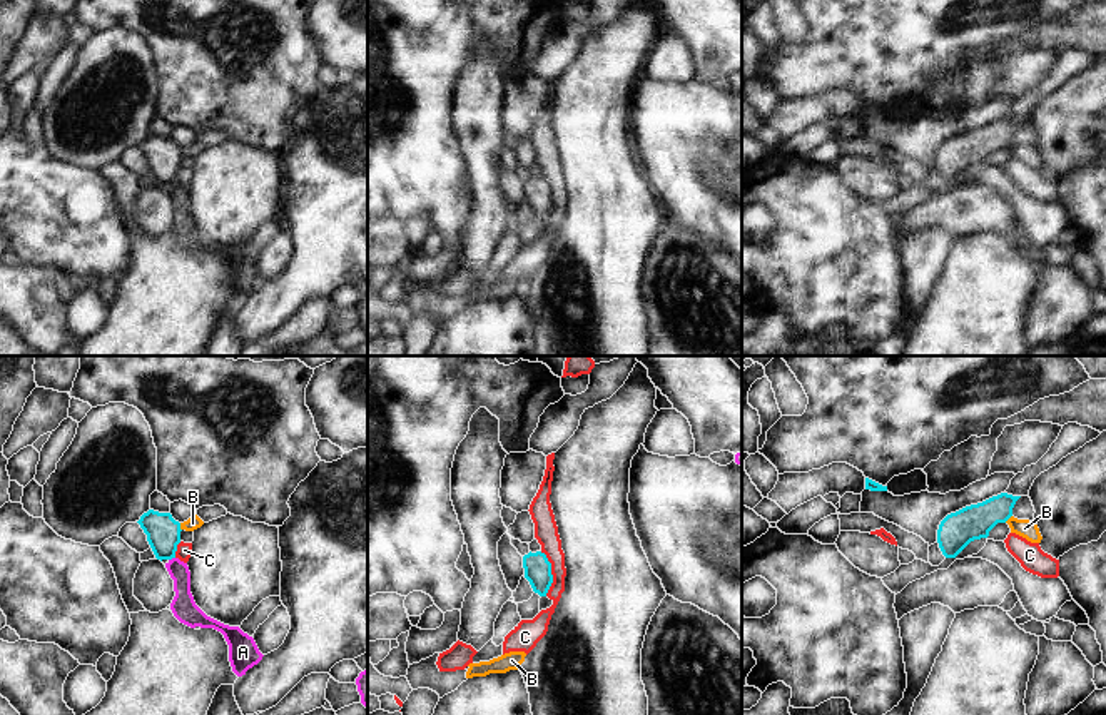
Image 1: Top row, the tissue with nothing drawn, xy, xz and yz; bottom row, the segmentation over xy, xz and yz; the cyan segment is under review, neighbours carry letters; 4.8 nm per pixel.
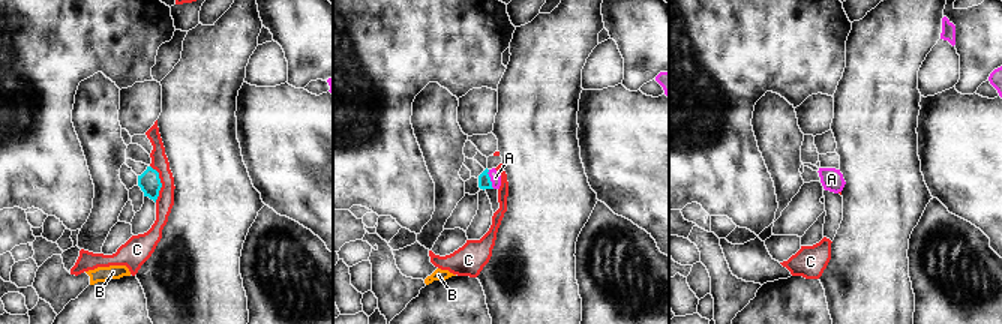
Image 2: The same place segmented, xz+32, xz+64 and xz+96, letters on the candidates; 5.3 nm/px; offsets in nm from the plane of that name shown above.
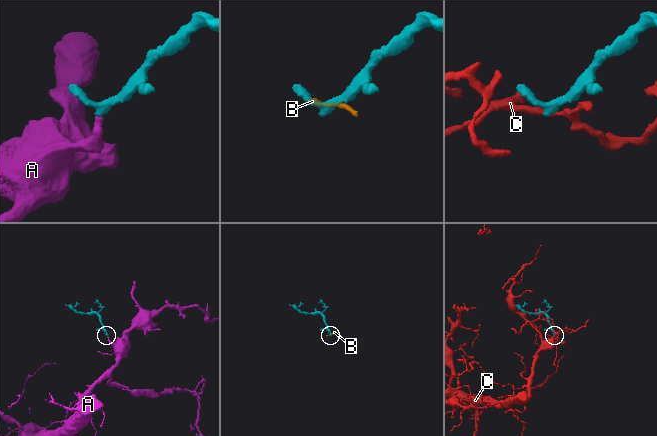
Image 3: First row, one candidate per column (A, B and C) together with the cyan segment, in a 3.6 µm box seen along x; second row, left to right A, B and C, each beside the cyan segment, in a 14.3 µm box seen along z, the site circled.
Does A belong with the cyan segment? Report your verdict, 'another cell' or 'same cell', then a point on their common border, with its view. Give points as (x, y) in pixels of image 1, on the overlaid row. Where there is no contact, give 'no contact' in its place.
same cell; contact xy (171, 558)

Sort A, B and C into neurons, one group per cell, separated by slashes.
A / B / C

